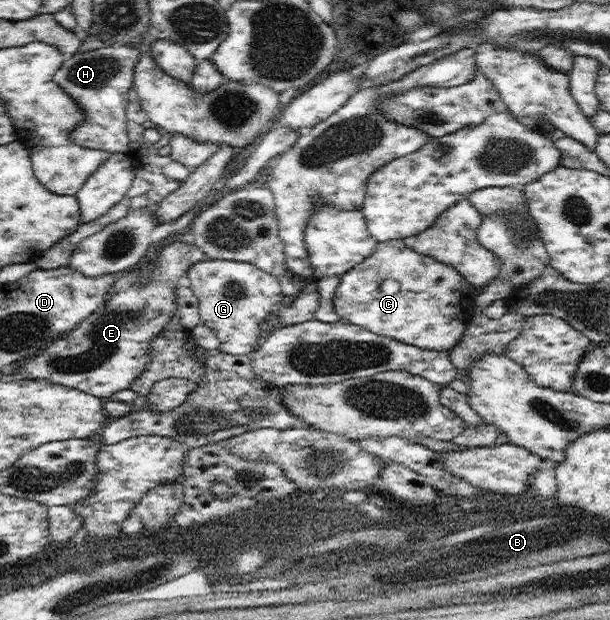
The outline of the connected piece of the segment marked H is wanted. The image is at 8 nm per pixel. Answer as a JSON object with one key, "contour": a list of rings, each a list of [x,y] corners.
{"contour":[[[106,45],[104,48],[65,57],[53,80],[72,99],[76,99],[86,114],[86,119],[72,131],[72,142],[92,150],[127,153],[131,144],[126,129],[128,91],[133,87],[135,67],[141,52],[141,48],[129,45]]]}

